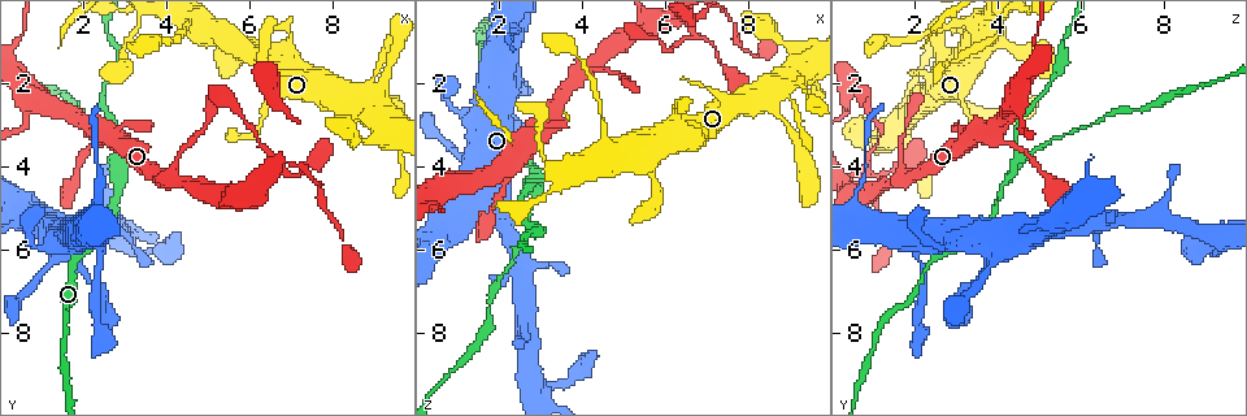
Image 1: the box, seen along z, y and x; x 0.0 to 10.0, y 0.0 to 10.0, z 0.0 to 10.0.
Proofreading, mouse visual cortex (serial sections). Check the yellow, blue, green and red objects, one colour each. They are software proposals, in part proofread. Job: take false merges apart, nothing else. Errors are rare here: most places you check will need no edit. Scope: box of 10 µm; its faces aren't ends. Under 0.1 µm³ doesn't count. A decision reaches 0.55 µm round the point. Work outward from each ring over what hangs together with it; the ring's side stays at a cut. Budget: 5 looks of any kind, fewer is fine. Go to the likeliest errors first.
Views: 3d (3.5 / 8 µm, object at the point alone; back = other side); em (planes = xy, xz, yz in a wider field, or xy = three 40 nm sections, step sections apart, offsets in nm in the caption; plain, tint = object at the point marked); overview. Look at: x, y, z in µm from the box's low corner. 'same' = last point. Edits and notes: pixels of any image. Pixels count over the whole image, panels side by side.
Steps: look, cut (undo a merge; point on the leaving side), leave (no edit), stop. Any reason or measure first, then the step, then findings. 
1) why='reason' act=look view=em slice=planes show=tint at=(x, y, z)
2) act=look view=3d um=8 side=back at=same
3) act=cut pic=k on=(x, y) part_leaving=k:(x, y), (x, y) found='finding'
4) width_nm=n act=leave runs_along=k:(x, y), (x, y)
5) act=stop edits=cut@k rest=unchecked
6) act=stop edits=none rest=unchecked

why='arms part here' act=look view=3d um=3.5 at=(2.80, 3.85, 4.55)

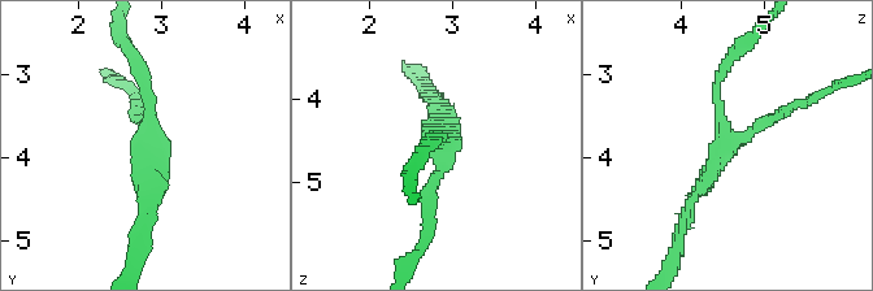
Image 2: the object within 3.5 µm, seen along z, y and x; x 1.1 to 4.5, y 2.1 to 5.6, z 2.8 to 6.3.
arms=3 arm_widths_nm=150,150,150 why='shape alone is not enough' act=look view=em slice=xy step=5 show=tint at=(2.85, 3.80, 4.55)

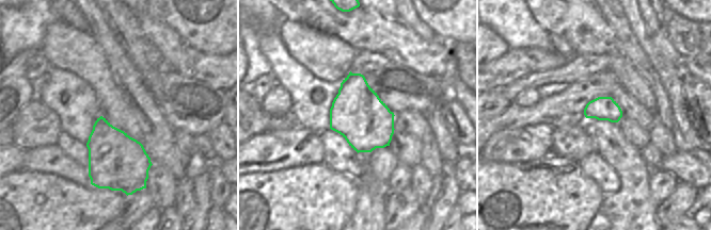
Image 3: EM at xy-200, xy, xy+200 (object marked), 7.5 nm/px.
act=leave runs_along=2:(686, 218), (729, 142), (799, 103) found='continuous, no second cell'

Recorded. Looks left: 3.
why='arms part here' act=look view=3d um=3.5 at=(6.65, 4.10, 0.80)

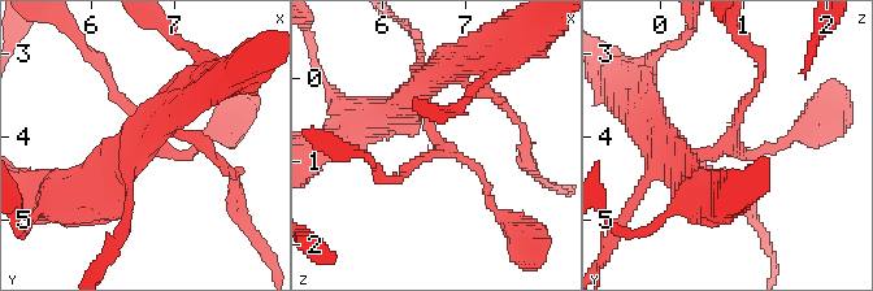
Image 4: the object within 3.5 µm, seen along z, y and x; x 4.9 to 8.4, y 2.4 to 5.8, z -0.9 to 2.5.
act=look view=em slice=xy step=5 show=tint at=(6.70, 4.10, 0.80)

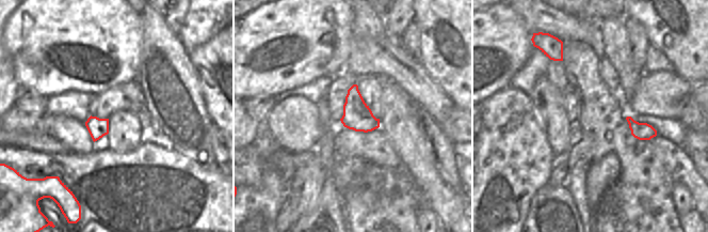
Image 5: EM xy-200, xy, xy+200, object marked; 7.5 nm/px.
act=leave runs_along=4:(105, 185), (148, 146), (189, 153), (200, 142) found='all the same cell'

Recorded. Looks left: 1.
act=stop edits=none rest=unchecked

